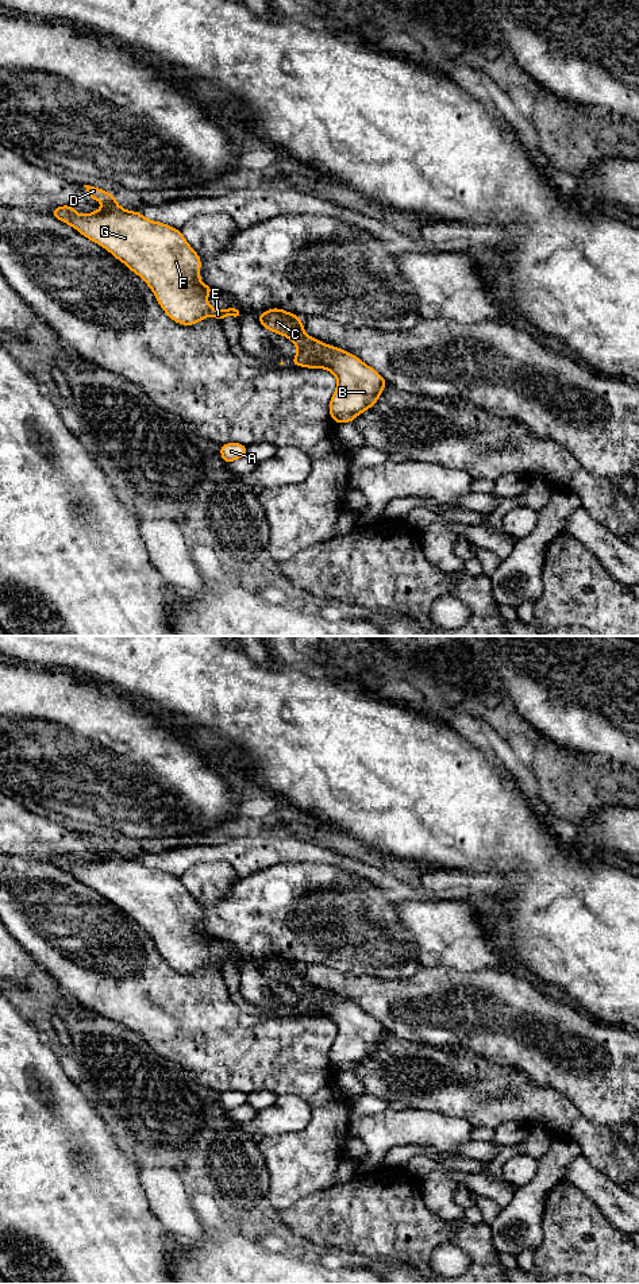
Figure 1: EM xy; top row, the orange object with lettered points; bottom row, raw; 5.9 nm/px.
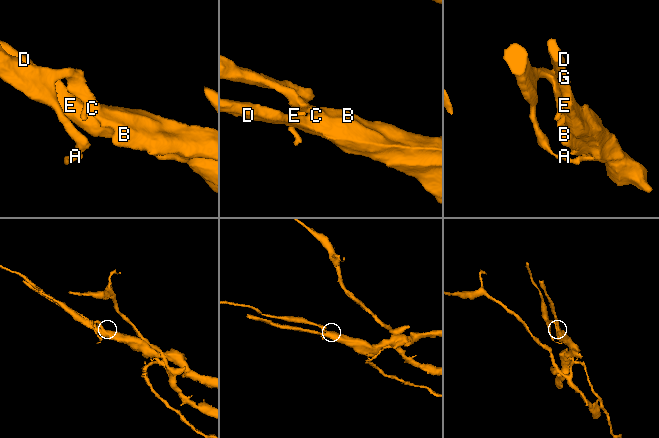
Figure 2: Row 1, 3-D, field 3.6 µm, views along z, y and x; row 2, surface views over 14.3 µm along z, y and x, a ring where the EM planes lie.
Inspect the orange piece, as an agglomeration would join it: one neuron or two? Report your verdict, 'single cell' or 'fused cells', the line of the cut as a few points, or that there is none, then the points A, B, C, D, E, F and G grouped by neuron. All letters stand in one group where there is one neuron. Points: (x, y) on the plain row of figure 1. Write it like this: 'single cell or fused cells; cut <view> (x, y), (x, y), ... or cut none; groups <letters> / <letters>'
fused cells; cut xy (324, 1009), (318, 1002), (311, 1001), (305, 1014); groups A B C / D E F G

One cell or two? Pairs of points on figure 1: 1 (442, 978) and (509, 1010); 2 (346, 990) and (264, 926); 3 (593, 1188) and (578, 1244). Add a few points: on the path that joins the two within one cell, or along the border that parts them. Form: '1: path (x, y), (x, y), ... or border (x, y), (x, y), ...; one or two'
1: path (458, 990), (478, 1010), (493, 1010); one
2: border (301, 966), (326, 964), (343, 972); two
3: border (565, 1180), (576, 1186), (611, 1223); two

